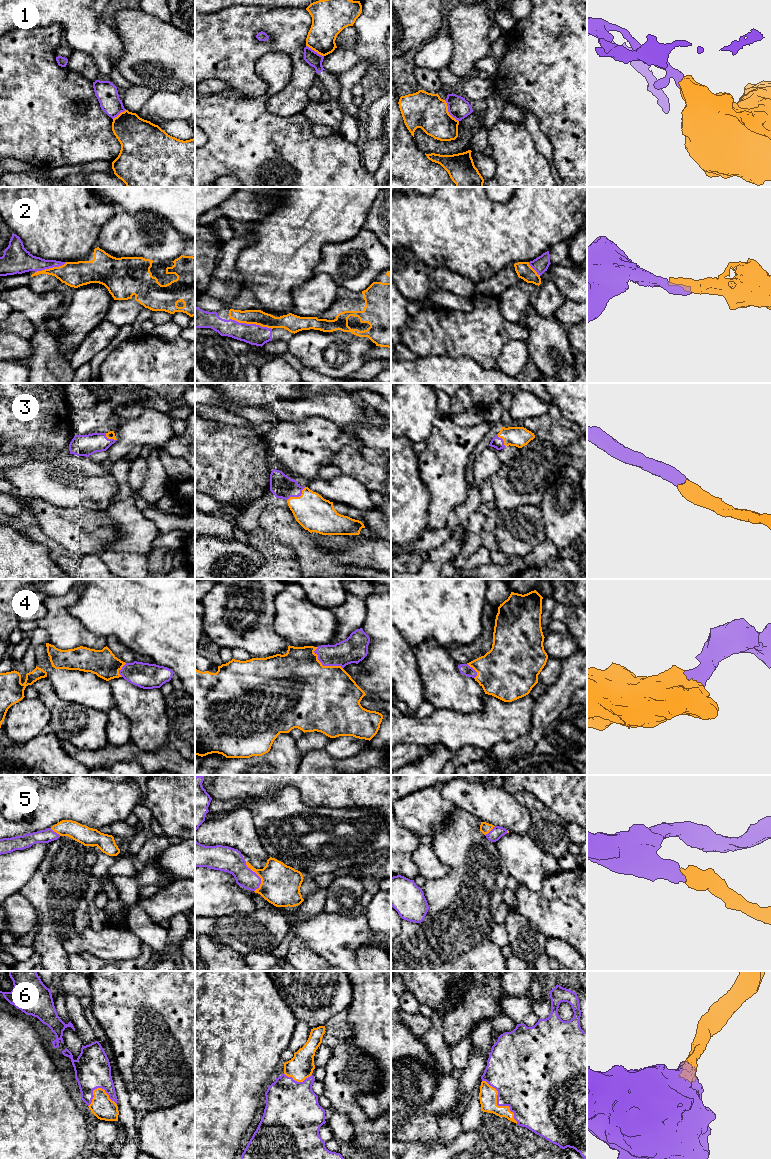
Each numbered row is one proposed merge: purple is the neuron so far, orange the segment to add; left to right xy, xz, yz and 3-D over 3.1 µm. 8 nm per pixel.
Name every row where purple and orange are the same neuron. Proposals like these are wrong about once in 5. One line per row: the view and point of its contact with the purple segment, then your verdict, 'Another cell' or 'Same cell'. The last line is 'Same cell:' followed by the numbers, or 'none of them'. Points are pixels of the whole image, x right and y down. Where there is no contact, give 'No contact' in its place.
1: Touches purple at yz (448, 111). Another cell
2: Touches purple at xz (251, 324). Same cell
3: Touches purple at xz (297, 496). Same cell
4: Touches purple at xz (326, 665). Same cell
5: Touches purple at xz (258, 876). Same cell
6: Touches purple at yz (497, 1104). Same cell
Same cell: 2, 3, 4, 5, 6

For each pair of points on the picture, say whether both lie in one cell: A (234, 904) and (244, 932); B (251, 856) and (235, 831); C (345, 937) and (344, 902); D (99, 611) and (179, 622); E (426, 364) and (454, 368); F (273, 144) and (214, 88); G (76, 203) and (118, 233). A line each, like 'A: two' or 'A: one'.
A: two
B: one
C: two
D: one
E: one
F: two
G: two

